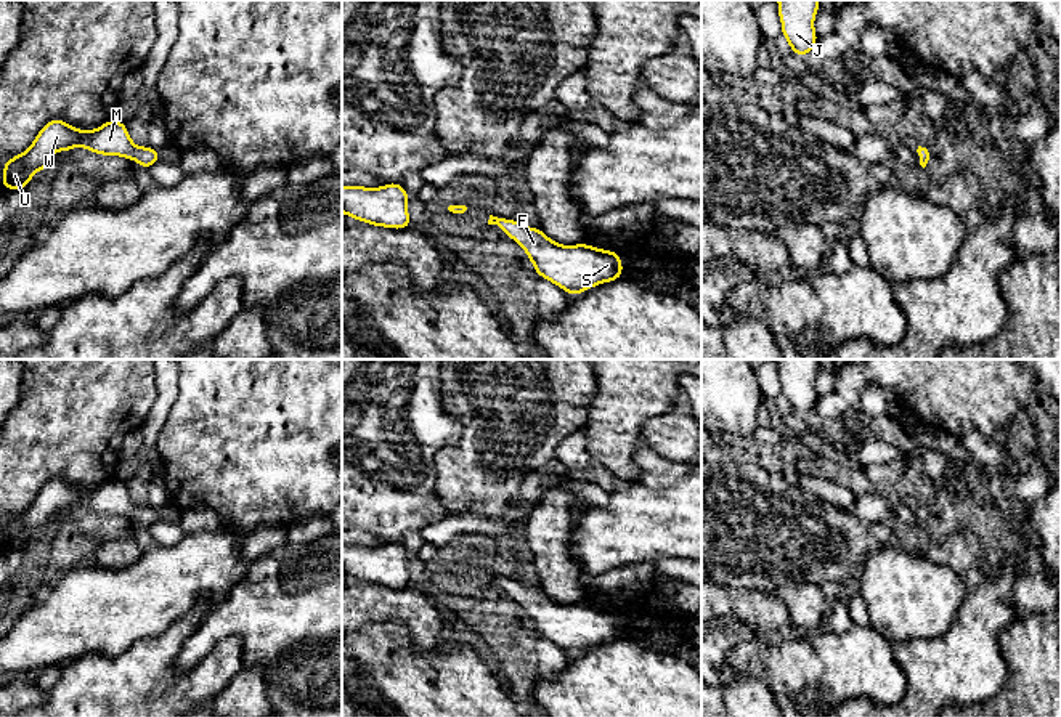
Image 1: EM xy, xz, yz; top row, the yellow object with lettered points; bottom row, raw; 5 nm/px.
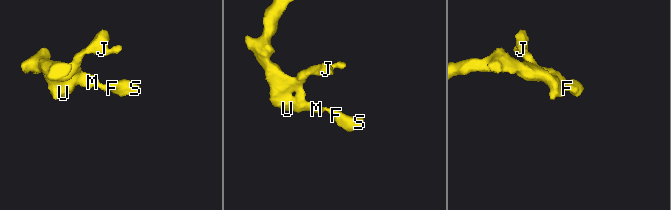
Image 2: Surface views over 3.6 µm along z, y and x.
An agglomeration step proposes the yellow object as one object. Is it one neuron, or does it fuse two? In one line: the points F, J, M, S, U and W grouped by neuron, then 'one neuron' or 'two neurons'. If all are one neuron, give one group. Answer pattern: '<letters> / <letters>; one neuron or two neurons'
F J M S U W; one neuron

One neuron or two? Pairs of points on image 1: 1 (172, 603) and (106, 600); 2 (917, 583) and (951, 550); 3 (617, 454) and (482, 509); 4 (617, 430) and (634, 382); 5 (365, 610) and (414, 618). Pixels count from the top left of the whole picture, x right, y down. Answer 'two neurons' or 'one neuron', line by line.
1: one neuron
2: two neurons
3: two neurons
4: one neuron
5: one neuron

